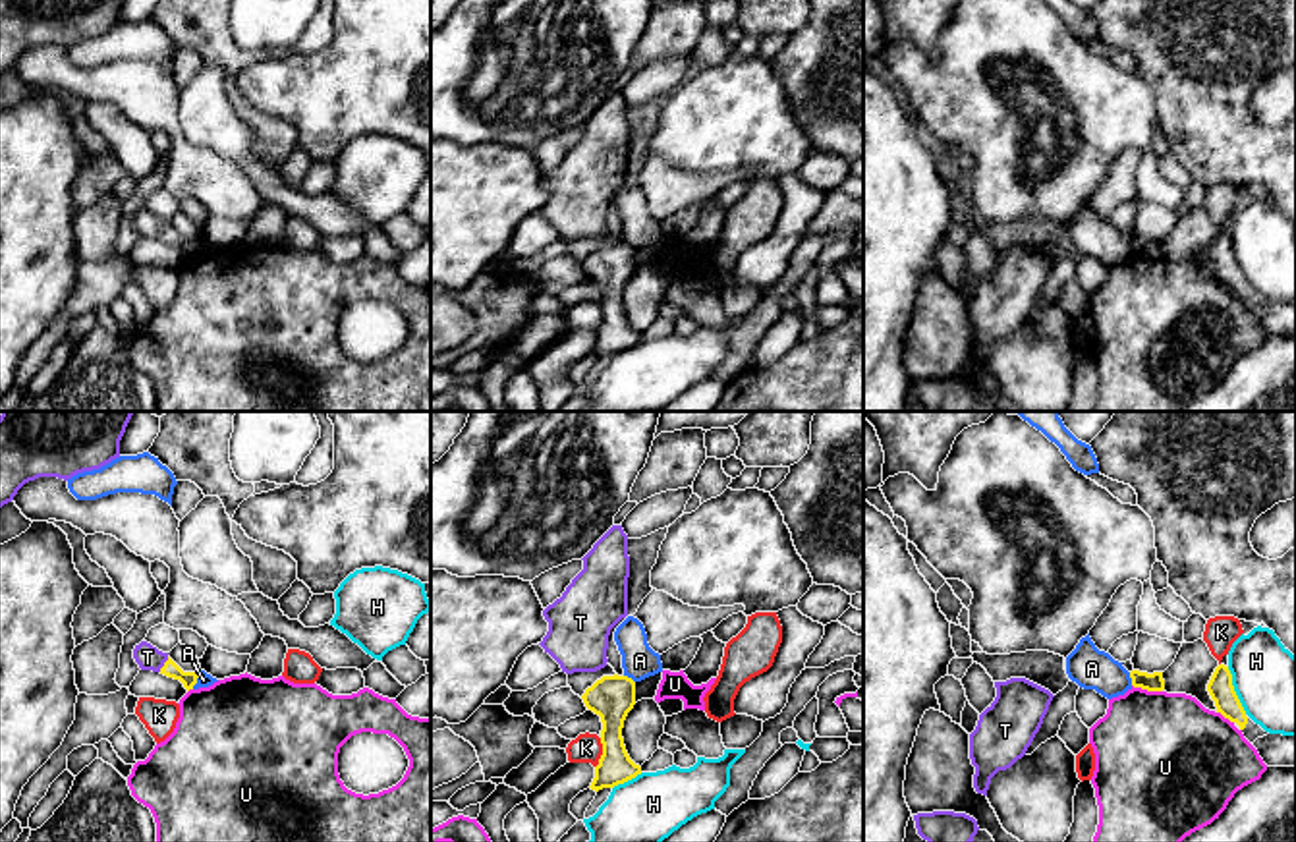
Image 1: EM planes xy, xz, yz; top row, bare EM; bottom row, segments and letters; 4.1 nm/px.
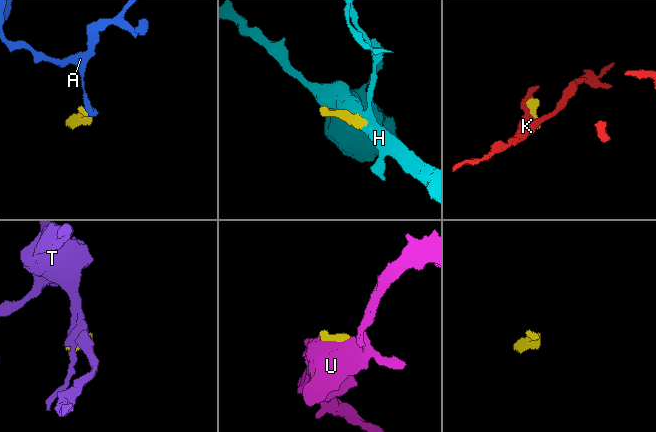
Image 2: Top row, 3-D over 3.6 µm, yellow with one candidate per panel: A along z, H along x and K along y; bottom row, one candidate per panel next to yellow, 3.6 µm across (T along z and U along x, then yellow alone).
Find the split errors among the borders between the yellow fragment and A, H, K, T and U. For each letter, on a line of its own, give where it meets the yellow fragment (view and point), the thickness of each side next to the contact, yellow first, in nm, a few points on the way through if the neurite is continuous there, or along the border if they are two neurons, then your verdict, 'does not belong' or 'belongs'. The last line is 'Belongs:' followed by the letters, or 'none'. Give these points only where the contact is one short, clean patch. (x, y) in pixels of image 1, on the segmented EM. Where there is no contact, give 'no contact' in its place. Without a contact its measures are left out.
A: meets yellow in xy at (196, 680); 70 nm thick on the yellow side, 60 nm on the other; border along xy (199, 673), (192, 688); does not belong
H: meets yellow in yz at (1233, 690); 110 nm thick on the yellow side, 340 nm on the other; does not belong
K: meets yellow in xz at (603, 754); 180 nm thick on the yellow side, 120 nm on the other; border along xz (601, 738), (601, 757), (595, 767); does not belong
T: meets yellow in xy at (165, 665); 70 nm thick on the yellow side, 100 nm on the other; runs through xy (170, 669), (165, 665), (147, 657); belongs
U: meets yellow in yz at (1148, 690); 80 nm thick on the yellow side, 500 nm on the other; does not belong
Belongs: T

